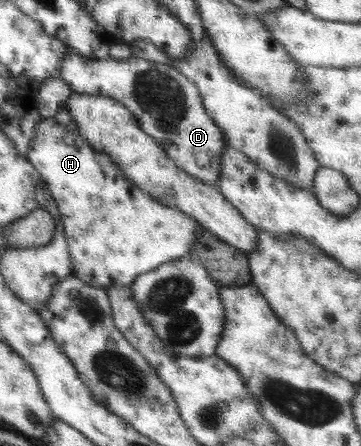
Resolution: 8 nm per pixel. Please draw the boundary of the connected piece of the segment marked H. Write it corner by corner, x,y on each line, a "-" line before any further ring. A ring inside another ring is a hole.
55,118
40,119
34,135
34,169
41,175
60,212
68,242
68,253
74,276
92,287
108,289
128,285
141,274
157,269
162,263
187,256
202,236
201,223
178,208
168,207
148,192
138,188
110,157
94,152
88,141
71,126
58,124

